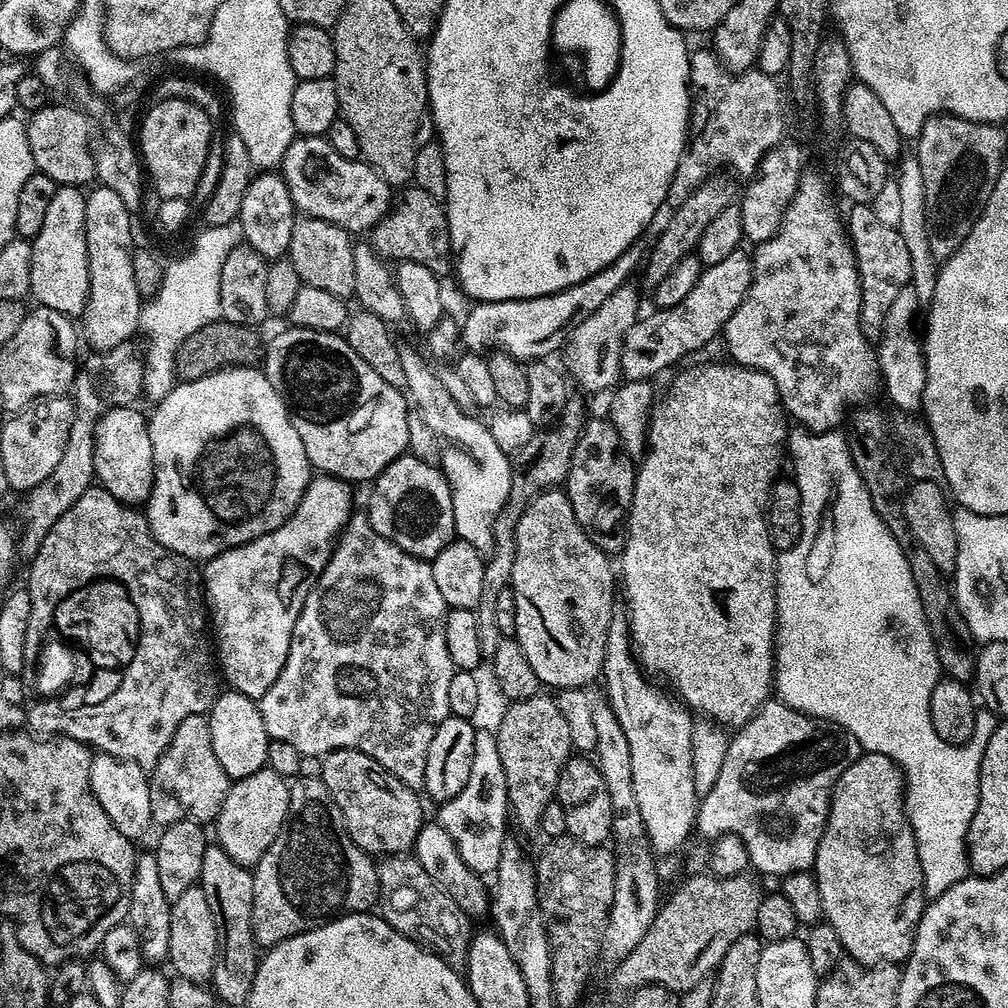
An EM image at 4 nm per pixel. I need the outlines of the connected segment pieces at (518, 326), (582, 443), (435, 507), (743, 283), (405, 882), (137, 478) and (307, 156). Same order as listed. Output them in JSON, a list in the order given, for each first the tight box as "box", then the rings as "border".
[{"box":[462,243,646,362],"border":[[[639,243],[631,244],[621,256],[610,262],[610,266],[561,292],[533,300],[486,300],[473,303],[468,317],[462,320],[463,347],[481,354],[499,350],[521,362],[536,362],[551,357],[548,356],[551,352],[559,353],[574,326],[594,314],[594,310],[598,310],[598,306],[602,306],[602,302],[606,302],[614,290],[633,279],[632,271],[641,267],[646,256],[645,249],[640,247]]]},{"box":[566,418,636,558],"border":[[[606,418],[600,420],[589,419],[581,430],[573,457],[570,458],[569,472],[566,479],[566,491],[570,498],[570,506],[574,506],[574,514],[582,526],[582,530],[609,558],[619,557],[624,550],[626,539],[626,521],[628,508],[632,505],[632,495],[636,485],[636,468],[633,457],[624,453],[624,447],[620,444],[618,430],[614,430],[612,423]]]},{"box":[366,456,456,561],"border":[[[399,456],[371,485],[372,497],[368,500],[366,515],[370,526],[394,546],[420,560],[432,561],[456,536],[454,502],[448,479],[435,464],[422,462],[416,456]]]},{"box":[620,250,752,381],"border":[[[741,250],[734,254],[729,254],[723,262],[717,262],[716,265],[705,268],[702,278],[698,278],[698,283],[694,285],[694,290],[690,290],[690,295],[682,298],[682,302],[678,302],[678,306],[656,308],[652,310],[649,316],[647,314],[641,315],[636,324],[630,326],[630,330],[624,335],[624,349],[620,359],[623,379],[625,381],[651,381],[652,376],[666,371],[671,364],[677,363],[676,365],[679,365],[681,363],[679,360],[683,356],[688,356],[691,352],[696,352],[699,348],[706,347],[715,336],[717,339],[723,333],[730,314],[734,314],[734,310],[738,310],[738,306],[742,306],[742,302],[750,290],[751,281],[752,261],[747,251]]]},{"box":[376,855,474,969],"border":[[[415,855],[383,857],[376,864],[376,873],[380,883],[378,912],[384,921],[406,938],[435,952],[450,967],[463,969],[468,962],[468,947],[474,935],[474,927],[473,921],[458,906],[458,902],[454,902],[454,898],[450,898],[450,894],[446,894],[446,890],[438,887],[434,878],[422,870]]]},{"box":[94,406,154,506],"border":[[[136,406],[109,408],[100,416],[94,434],[94,470],[99,487],[114,494],[118,502],[129,506],[140,506],[147,501],[154,482],[154,446],[150,446],[148,416],[140,413]]]},{"box":[282,135,394,234],"border":[[[297,135],[290,150],[286,150],[284,155],[282,175],[297,213],[322,218],[350,234],[371,233],[372,227],[387,214],[394,203],[393,189],[370,165],[364,163],[363,159],[342,158],[342,154],[338,154],[338,150],[334,150],[334,146],[330,146],[330,142],[324,136]]]}]

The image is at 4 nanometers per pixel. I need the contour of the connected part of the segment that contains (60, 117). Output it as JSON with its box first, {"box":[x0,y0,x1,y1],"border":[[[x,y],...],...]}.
{"box":[27,102,96,186],"border":[[[49,102],[45,108],[27,117],[28,142],[36,171],[46,174],[58,186],[85,186],[96,180],[94,166],[93,121],[79,107]]]}

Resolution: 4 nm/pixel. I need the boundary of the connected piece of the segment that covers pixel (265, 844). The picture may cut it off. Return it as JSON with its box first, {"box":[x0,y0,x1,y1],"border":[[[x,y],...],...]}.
{"box":[214,766,290,869],"border":[[[267,766],[246,778],[229,783],[214,821],[214,840],[219,848],[226,850],[226,854],[230,854],[230,858],[234,858],[234,862],[243,868],[255,869],[262,854],[270,850],[274,838],[280,836],[290,806],[288,785],[289,781],[285,777],[274,774],[274,770]]]}

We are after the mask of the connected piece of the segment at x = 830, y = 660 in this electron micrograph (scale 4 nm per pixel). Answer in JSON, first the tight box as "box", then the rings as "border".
{"box":[774,430,983,897],"border":[[[807,430],[789,431],[786,441],[786,452],[792,456],[792,468],[798,490],[802,494],[802,534],[794,546],[783,549],[776,557],[776,667],[774,669],[774,696],[795,712],[803,712],[806,716],[814,716],[817,720],[827,720],[829,724],[837,724],[845,728],[854,738],[858,738],[864,752],[886,754],[900,767],[904,774],[904,811],[908,814],[908,821],[918,846],[918,858],[924,875],[925,897],[941,896],[950,886],[969,875],[968,827],[976,813],[978,798],[980,797],[980,763],[982,762],[983,747],[976,742],[967,746],[947,744],[936,739],[934,726],[930,722],[930,694],[934,686],[942,678],[940,663],[936,657],[936,647],[928,629],[926,618],[922,614],[922,602],[918,598],[918,586],[914,586],[914,578],[910,578],[910,566],[906,566],[906,558],[894,542],[894,534],[890,534],[888,527],[878,518],[874,510],[874,502],[870,502],[870,494],[853,466],[848,449],[848,441],[839,431],[809,432]]]}

